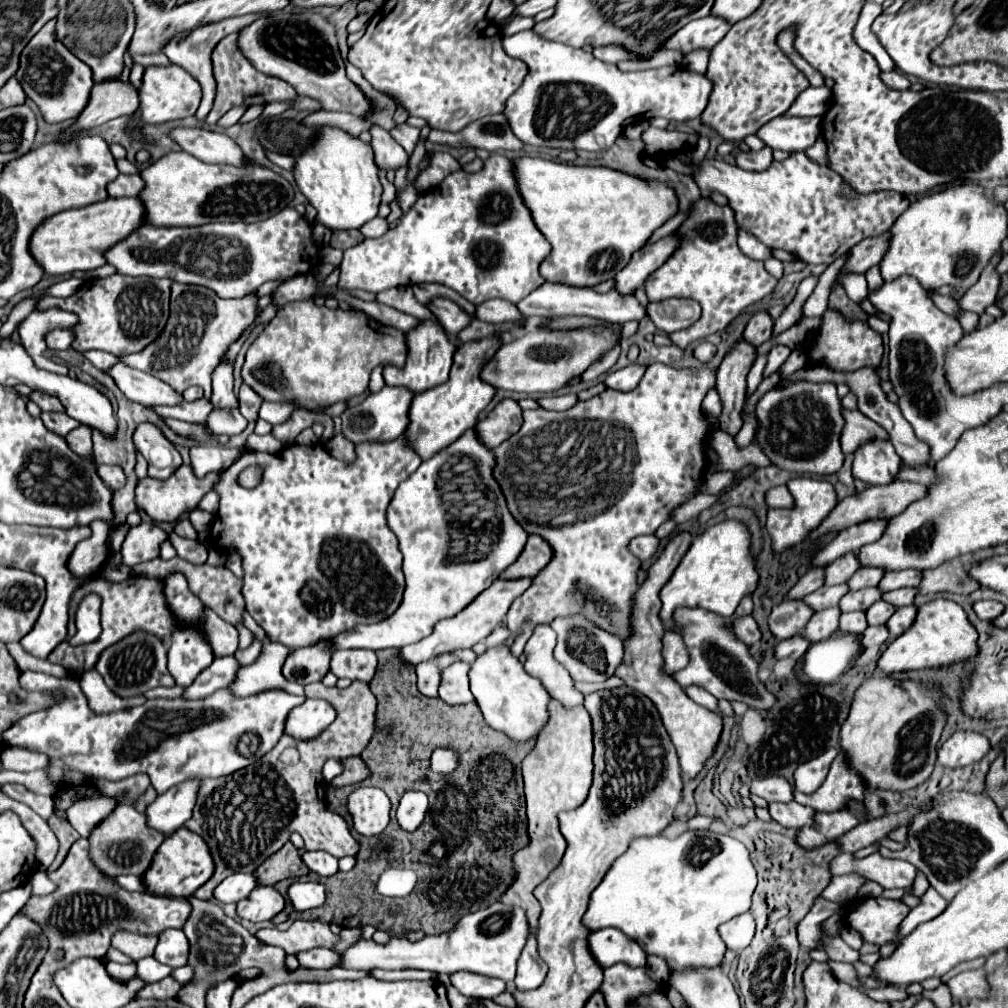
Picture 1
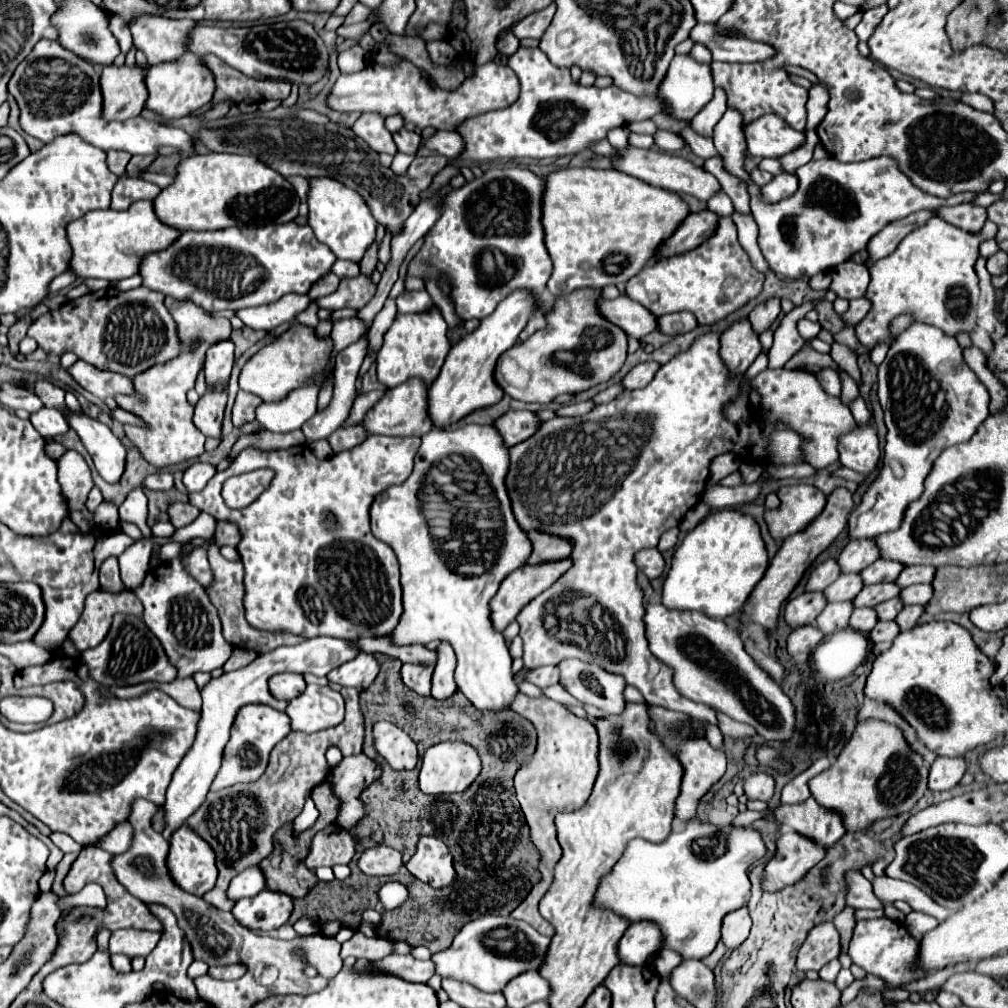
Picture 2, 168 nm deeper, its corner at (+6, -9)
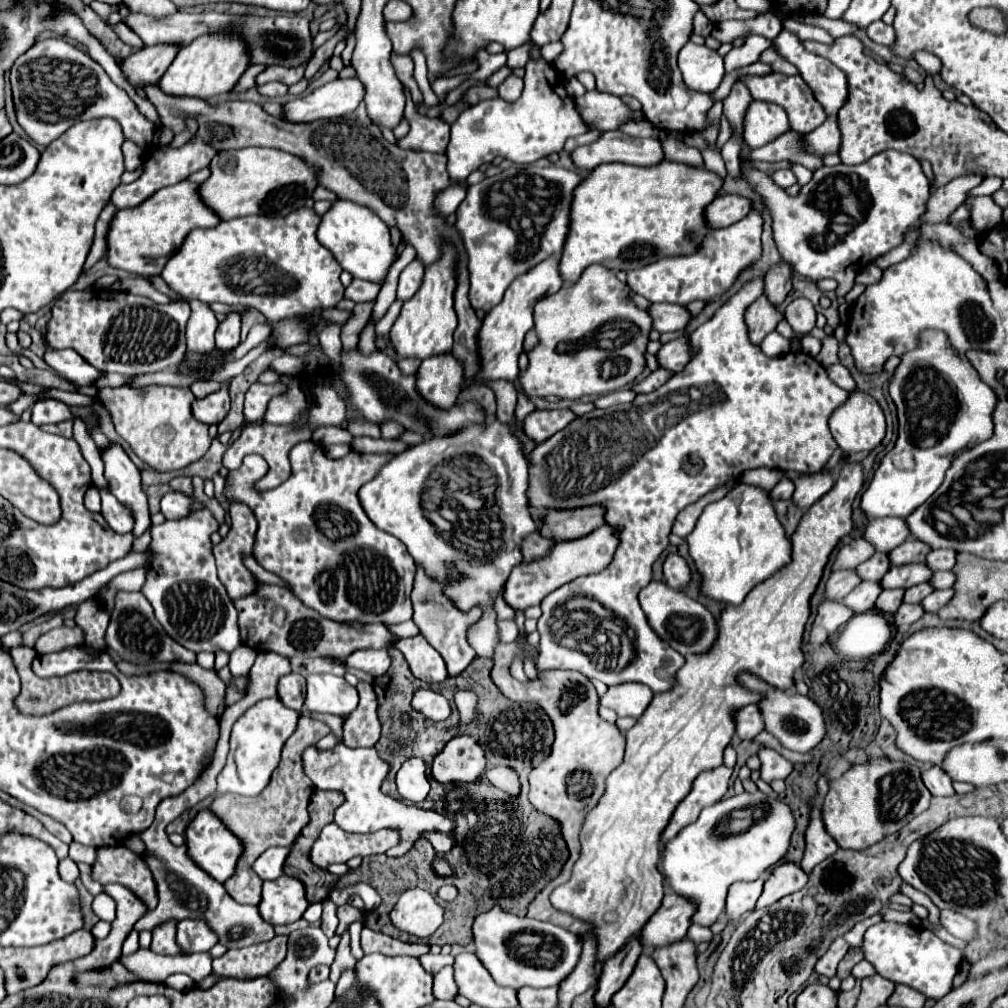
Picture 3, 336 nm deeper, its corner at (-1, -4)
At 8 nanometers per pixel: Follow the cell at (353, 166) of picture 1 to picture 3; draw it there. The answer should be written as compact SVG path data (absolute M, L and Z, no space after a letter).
M336 200L322 216L318 226L318 240L334 254L344 270L348 270L354 278L370 282L384 282L386 272L396 258L396 248L390 244L390 230L386 224L368 208L362 208L350 200Z

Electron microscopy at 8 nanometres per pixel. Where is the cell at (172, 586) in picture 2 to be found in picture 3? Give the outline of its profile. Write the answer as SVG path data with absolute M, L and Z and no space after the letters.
M196 510L182 520L166 520L160 526L152 526L154 558L148 564L146 584L142 594L154 608L158 622L166 634L192 652L226 652L232 654L242 646L236 610L216 576L216 564L212 556L210 534L218 530L218 522L206 512Z

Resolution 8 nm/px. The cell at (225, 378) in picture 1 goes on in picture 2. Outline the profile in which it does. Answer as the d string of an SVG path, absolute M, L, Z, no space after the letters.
M217 341L215 345L211 345L211 349L207 349L207 357L205 357L205 377L207 377L207 385L209 387L225 387L231 375L231 367L233 367L233 341Z

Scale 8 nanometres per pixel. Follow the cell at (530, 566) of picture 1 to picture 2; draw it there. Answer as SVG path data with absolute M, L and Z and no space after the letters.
M531 531L527 533L533 543L533 553L527 563L543 563L543 561L559 561L571 555L571 541L565 537L551 537L551 533Z

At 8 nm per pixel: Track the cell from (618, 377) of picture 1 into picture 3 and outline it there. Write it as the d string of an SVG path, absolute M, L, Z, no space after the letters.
M680 336L668 344L664 344L658 354L656 354L658 366L670 370L672 374L682 372L686 360L690 360L690 348L688 348L688 338Z

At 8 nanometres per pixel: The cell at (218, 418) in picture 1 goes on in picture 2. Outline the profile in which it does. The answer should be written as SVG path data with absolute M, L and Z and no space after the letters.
M207 387L205 395L195 405L193 423L205 437L221 437L221 421L223 411L227 403L227 391L225 389L211 389Z

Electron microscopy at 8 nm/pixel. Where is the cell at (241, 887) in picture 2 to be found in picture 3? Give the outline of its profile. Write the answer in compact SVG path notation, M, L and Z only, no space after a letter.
M274 846L274 848L268 848L264 854L260 854L252 866L256 876L260 880L276 880L278 876L282 876L282 864L288 856L288 850L290 848Z

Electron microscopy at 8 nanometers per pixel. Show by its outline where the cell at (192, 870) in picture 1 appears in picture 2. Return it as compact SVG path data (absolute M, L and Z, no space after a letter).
M181 825L171 837L167 859L173 879L193 895L205 895L217 881L215 851L189 825Z

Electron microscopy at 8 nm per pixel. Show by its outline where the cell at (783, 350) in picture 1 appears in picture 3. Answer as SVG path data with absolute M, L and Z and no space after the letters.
M924 330L918 336L918 348L908 350L902 354L900 364L896 366L892 380L890 380L890 398L896 404L898 412L898 440L894 448L882 458L878 470L874 472L874 478L866 492L860 498L860 508L866 514L866 518L886 518L886 516L898 516L906 518L910 516L920 504L926 502L942 484L944 472L950 466L950 460L966 450L972 444L980 444L982 440L988 440L992 436L992 410L998 402L992 388L980 380L976 368L970 364L970 360L958 352L948 342L948 336L942 330Z

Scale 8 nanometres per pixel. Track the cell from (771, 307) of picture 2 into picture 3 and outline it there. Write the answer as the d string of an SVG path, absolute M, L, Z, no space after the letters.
M782 262L766 274L766 278L764 278L764 296L770 300L772 306L780 306L784 302L784 298L788 296L788 292L792 290L790 274L792 274L790 266L782 264Z

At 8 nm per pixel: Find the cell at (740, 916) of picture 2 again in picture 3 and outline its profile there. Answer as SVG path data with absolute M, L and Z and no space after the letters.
M754 880L754 882L738 882L730 886L728 900L726 900L726 916L728 920L740 922L748 912L756 908L756 902L762 894L762 884L764 880Z

